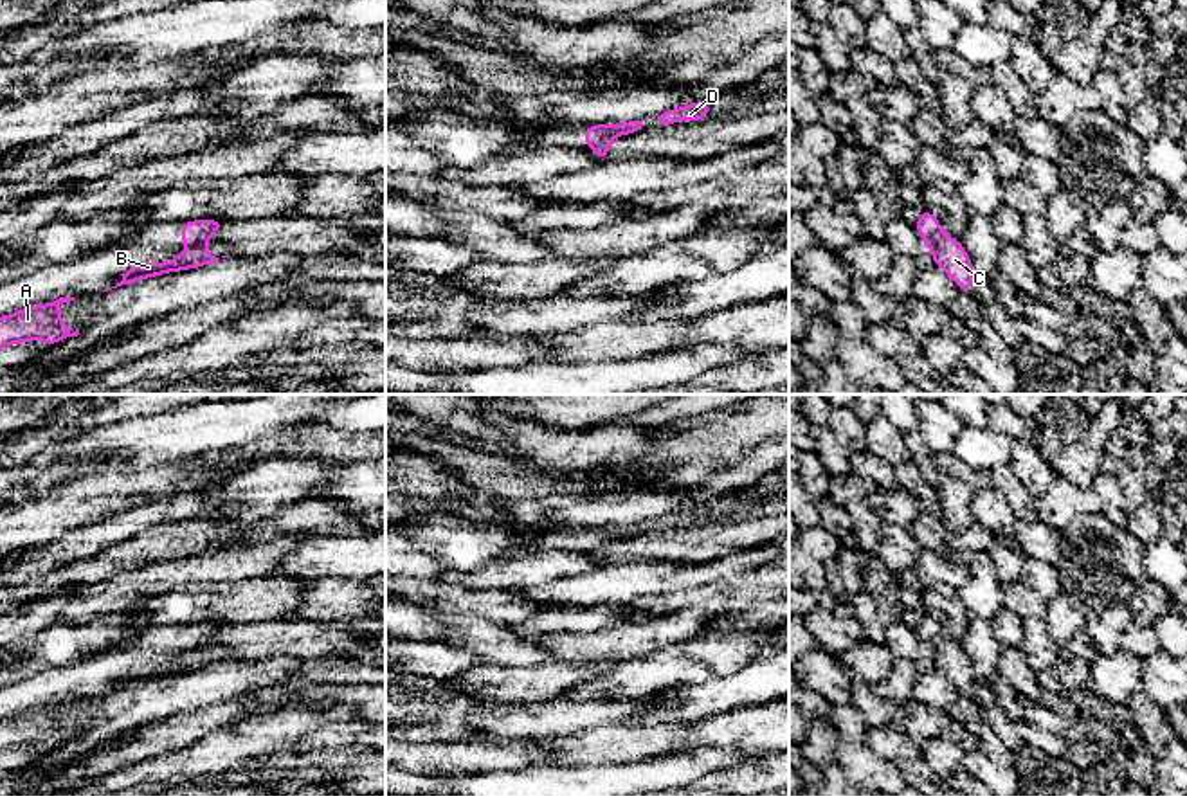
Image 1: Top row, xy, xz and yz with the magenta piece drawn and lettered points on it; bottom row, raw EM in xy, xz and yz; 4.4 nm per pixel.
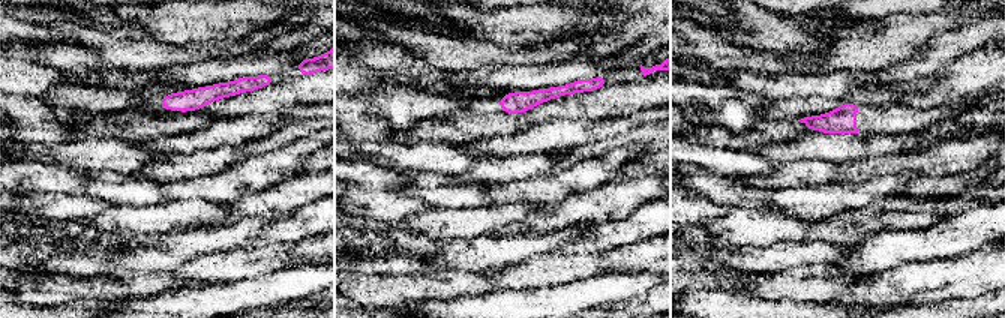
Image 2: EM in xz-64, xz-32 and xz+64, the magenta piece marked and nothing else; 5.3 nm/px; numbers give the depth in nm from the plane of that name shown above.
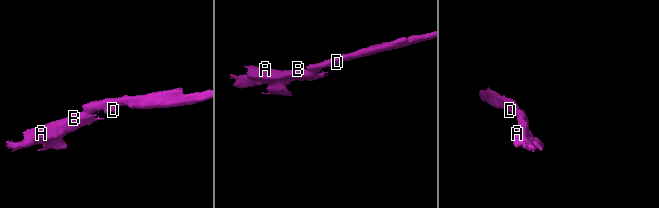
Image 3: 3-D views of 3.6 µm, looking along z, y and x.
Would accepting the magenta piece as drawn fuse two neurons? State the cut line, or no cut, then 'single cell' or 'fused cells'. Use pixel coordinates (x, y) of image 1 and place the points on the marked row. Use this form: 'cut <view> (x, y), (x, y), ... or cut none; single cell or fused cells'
cut xz (613, 135), (593, 146); fused cells

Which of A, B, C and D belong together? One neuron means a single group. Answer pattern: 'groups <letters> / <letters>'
groups A B C / D

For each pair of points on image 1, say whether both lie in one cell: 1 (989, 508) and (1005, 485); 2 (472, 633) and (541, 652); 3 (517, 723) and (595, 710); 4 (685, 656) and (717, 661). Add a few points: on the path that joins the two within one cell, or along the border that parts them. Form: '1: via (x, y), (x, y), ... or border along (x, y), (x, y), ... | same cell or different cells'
1: border along (993, 485), (1020, 519) | different cells
2: via (489, 640), (512, 651), (525, 651) | same cell
3: via (537, 721), (575, 715) | same cell
4: via (692, 658), (710, 658) | same cell

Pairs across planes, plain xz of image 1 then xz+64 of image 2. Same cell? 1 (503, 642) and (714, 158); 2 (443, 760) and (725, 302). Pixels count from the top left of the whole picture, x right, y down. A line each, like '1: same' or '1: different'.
1: different
2: different

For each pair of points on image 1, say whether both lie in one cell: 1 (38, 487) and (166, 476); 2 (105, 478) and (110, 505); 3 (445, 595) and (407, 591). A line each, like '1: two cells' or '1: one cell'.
1: two cells
2: one cell
3: one cell

